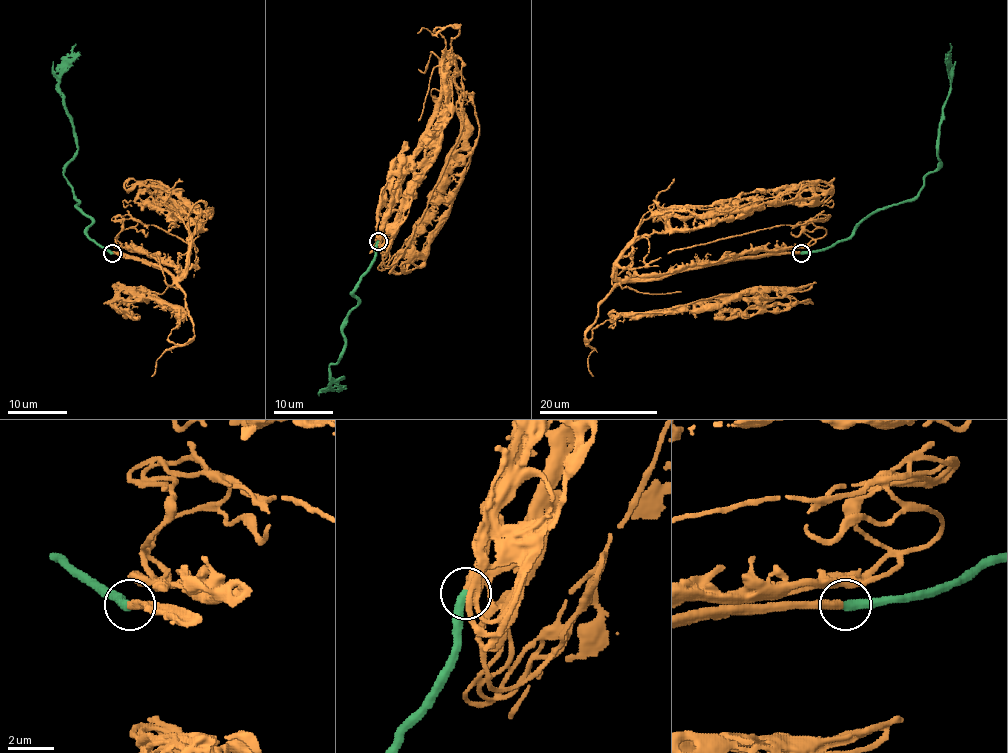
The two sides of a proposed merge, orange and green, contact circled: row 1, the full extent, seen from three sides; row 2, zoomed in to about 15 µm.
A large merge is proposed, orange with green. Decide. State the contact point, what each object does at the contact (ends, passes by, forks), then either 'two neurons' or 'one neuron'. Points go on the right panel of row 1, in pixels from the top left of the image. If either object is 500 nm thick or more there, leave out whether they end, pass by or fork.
(801, 253) | orange passes by | green ends | one neuron

